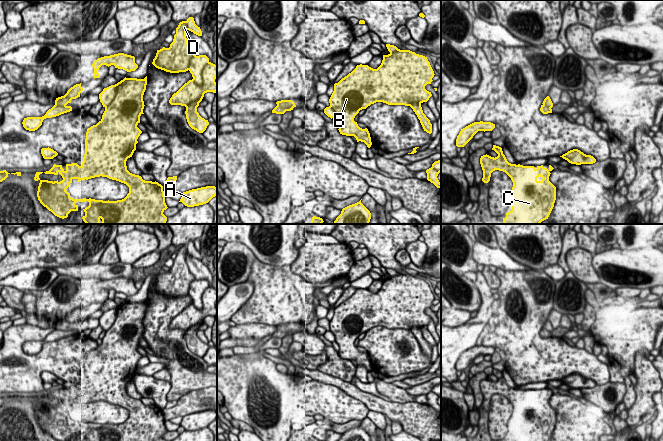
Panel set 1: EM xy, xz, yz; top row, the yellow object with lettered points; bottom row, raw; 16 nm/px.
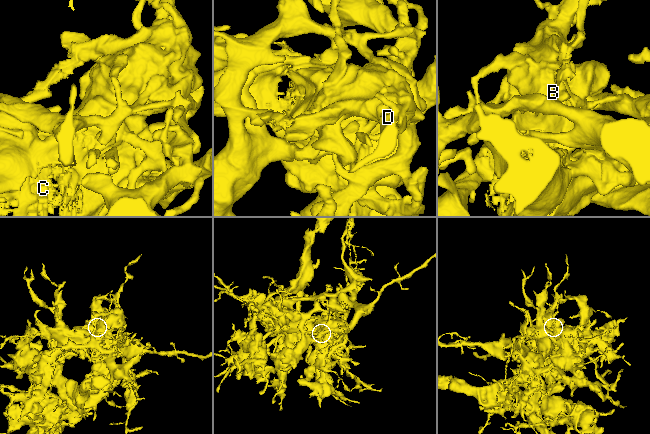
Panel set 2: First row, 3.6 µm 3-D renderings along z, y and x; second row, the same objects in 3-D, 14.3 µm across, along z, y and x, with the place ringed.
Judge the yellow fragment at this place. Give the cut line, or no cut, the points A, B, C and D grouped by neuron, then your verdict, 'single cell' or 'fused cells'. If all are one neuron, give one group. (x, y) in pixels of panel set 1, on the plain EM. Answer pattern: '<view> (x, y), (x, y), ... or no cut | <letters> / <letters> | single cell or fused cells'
xy (209, 286), (202, 294), (202, 306), (197, 309) | A / B C D | fused cells

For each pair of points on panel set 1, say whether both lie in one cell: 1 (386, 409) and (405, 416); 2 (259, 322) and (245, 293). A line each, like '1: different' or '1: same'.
1: same
2: different

